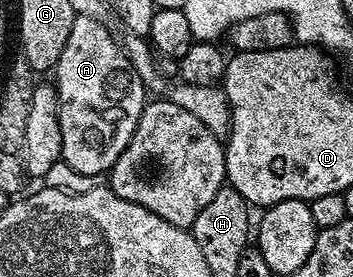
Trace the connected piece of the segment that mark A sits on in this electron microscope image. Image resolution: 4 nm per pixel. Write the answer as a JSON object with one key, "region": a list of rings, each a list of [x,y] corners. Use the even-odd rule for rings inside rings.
{"region":[[[76,16],[70,27],[70,39],[62,47],[62,55],[54,70],[56,102],[58,103],[58,127],[62,129],[62,160],[74,171],[82,175],[94,175],[99,178],[111,170],[112,165],[126,151],[138,119],[146,104],[146,90],[142,79],[134,71],[130,59],[124,53],[124,47],[108,30],[109,26],[97,17]]]}

